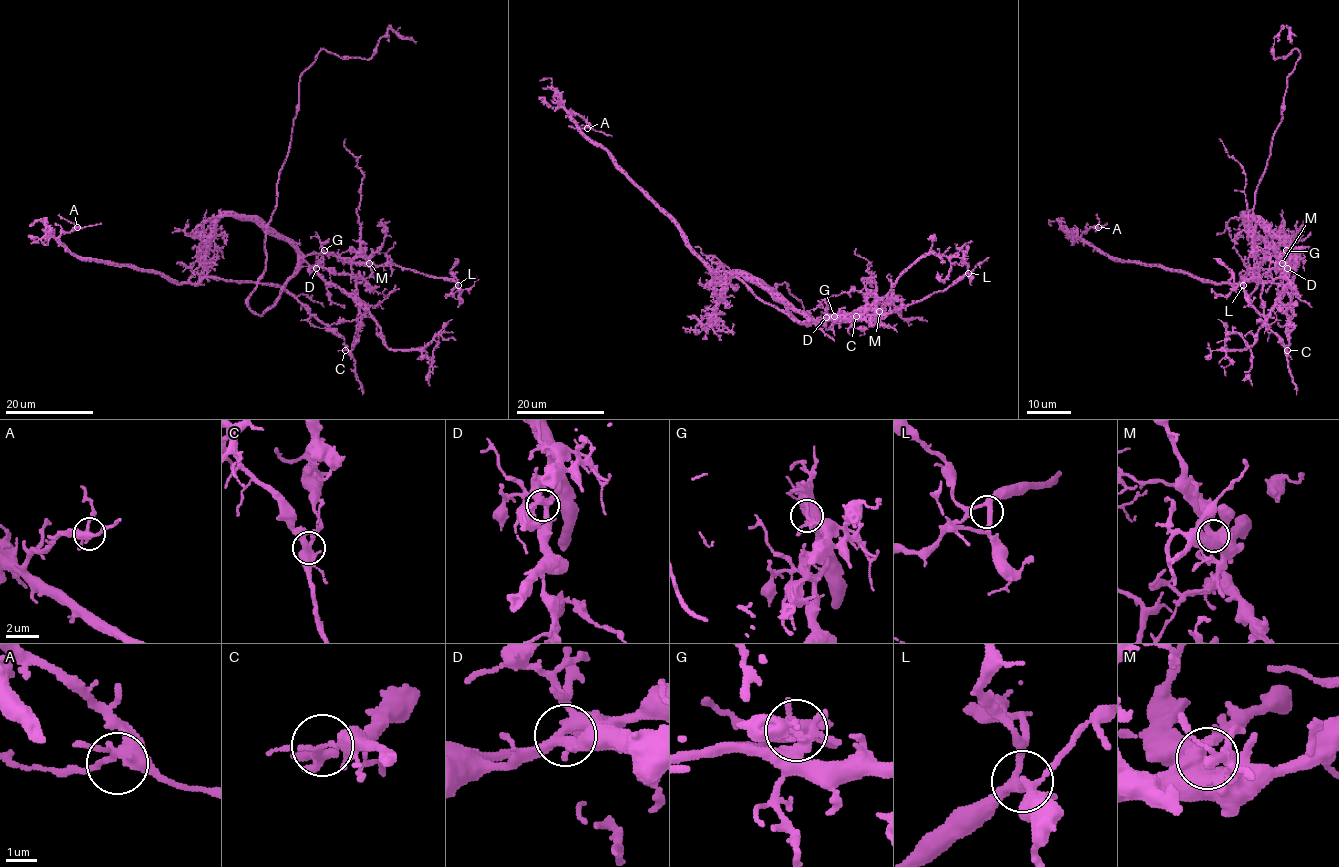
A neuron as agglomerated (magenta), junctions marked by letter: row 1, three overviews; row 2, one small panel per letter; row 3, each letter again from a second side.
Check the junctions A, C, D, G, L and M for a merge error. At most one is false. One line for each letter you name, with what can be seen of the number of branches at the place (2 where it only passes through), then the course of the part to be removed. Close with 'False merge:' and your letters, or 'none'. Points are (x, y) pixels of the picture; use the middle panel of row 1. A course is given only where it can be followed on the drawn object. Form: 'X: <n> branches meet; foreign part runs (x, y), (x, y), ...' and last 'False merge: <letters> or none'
C: 4 branches meet; foreign part runs (856, 316), (866, 310), (863, 278), (871, 284), (874, 275), (856, 248)
False merge: C

